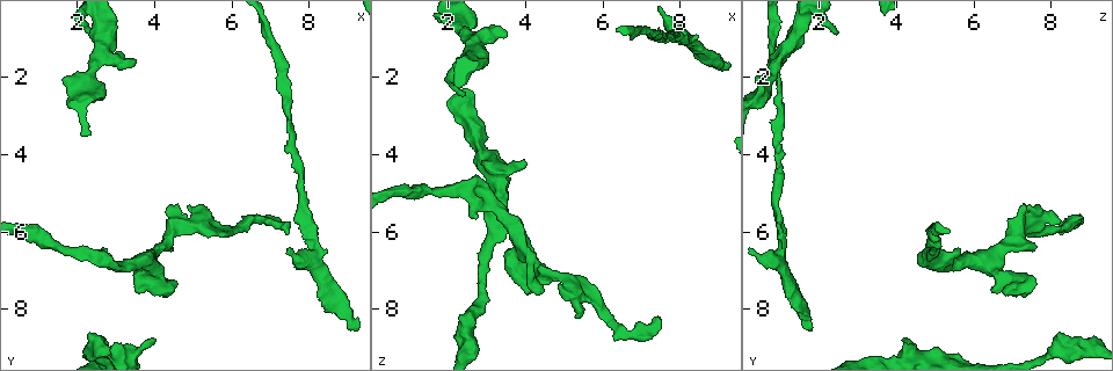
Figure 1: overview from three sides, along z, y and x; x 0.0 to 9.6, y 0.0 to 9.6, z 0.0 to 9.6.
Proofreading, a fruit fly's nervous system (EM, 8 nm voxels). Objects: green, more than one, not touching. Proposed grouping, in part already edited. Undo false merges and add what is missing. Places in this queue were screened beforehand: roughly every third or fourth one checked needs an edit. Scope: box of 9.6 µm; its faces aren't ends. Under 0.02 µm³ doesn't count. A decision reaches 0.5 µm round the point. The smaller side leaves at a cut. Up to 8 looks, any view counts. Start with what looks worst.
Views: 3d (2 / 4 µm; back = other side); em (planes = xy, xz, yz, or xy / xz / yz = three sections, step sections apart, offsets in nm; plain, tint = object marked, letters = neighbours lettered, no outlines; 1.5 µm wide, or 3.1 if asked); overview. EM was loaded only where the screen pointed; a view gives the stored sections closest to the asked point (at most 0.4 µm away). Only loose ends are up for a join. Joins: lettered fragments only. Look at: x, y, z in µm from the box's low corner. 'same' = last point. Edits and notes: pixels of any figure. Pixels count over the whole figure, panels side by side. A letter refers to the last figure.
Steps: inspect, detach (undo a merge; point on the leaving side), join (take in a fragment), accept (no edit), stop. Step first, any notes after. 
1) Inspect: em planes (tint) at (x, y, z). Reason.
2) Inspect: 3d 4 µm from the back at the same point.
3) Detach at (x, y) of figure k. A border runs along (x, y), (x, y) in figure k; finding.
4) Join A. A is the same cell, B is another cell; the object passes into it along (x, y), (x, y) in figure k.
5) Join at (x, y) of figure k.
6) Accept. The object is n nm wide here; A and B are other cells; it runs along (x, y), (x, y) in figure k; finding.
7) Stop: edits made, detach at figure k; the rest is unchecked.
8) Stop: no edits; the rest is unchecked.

Inspect: em planes (letters) at (3.90, 8.80, 4.15). Free end.

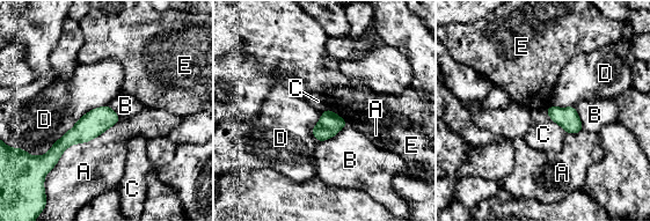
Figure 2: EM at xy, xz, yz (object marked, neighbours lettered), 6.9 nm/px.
Accept. The object is 120 nm wide here; A, B, C, D and E are other cells; it runs along (115, 117), (99, 119), (52, 153) in figure 2; no lettered fragment goes on from it.

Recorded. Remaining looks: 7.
Inspect: 3d 2 µm at (3.45, 1.60, 0.85). Branch stops here.

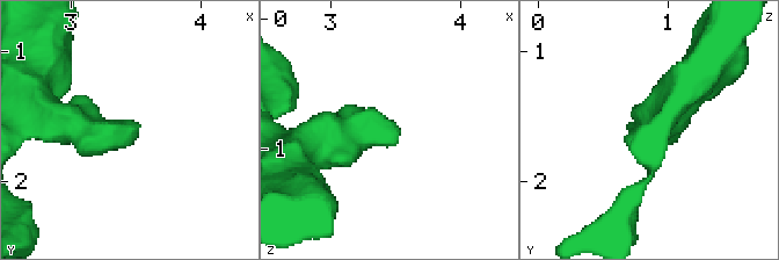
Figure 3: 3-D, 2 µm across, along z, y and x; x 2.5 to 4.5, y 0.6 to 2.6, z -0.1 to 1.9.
Inspect: em planes (letters) at (3.52, 1.56, 0.90).

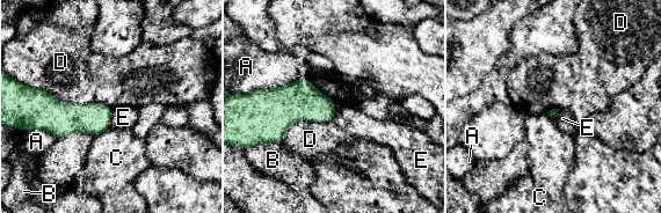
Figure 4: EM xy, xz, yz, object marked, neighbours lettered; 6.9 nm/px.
Accept. A, B, C, D and E are other cells; a border runs along (113, 109), (108, 125) in figure 4; no lettered fragment goes on from it.

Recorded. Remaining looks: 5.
Inspect: em yz step 4 (letters) at (5.35, 5.80, 8.20). Branch stops here.

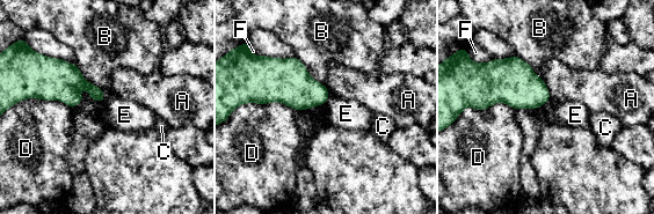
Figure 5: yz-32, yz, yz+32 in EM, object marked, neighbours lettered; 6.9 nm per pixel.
Inspect: em xz step 8 (letters) at the same point. Another direction.

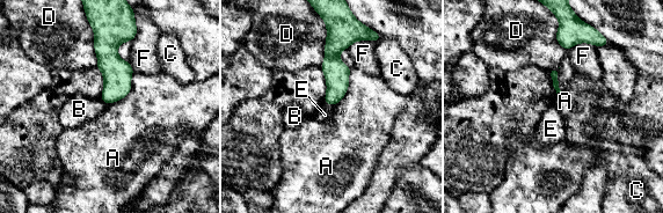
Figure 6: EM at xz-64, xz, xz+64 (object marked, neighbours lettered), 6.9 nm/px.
Accept. A, B, C, D, E and F are other cells; a border runs along (133, 71), (130, 90), (107, 104) in figure 6; no lettered fragment goes on from it.

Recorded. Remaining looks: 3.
Inspect: em planes (letters) at (8.10, 6.75, 0.95). Calibre changes.

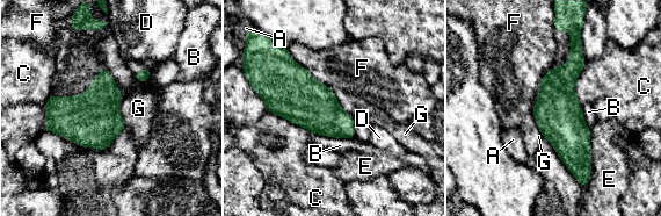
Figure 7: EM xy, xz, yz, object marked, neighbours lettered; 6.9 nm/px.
Accept. A, B, C, D, E, F and G are other cells; it runs along (573, 43), (566, 130), (580, 175) in figure 7; one neuron here.

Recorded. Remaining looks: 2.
Stop: no edits; the rest is unchecked.

